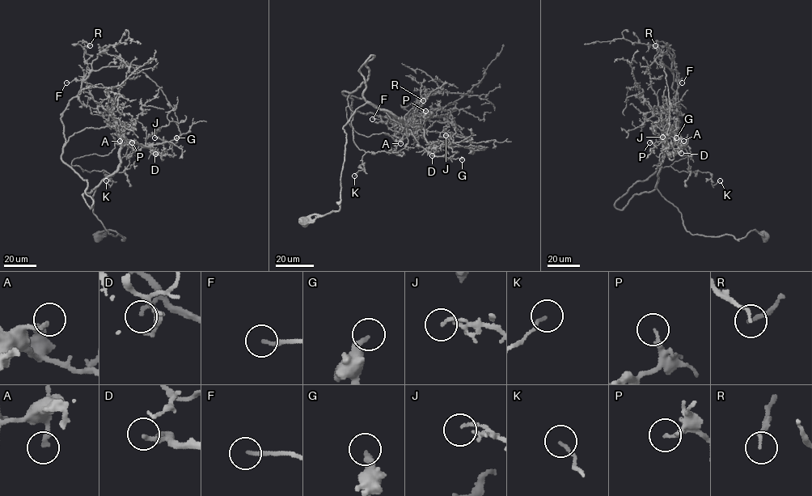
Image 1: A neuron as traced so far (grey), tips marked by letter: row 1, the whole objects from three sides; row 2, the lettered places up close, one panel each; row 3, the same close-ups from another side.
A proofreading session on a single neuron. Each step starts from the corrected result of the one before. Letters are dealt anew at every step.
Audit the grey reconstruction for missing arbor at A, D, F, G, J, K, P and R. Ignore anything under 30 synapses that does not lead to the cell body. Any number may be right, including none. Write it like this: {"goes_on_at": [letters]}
{"goes_on_at": []}

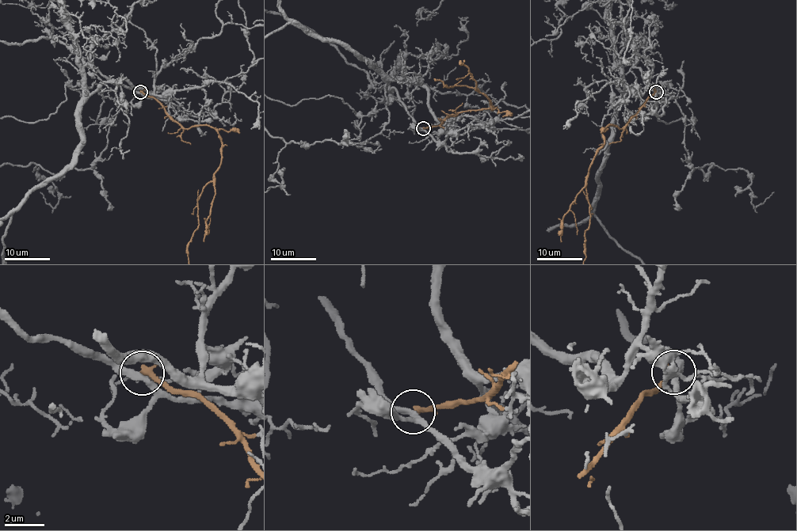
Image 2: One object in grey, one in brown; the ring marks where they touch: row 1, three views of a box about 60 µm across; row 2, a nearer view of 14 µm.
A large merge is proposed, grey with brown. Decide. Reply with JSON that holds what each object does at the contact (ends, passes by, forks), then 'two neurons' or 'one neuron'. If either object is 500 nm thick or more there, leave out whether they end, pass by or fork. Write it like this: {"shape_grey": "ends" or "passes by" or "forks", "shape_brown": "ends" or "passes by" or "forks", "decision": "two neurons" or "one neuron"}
{"shape_grey": "passes by", "shape_brown": "ends", "decision": "two neurons"}

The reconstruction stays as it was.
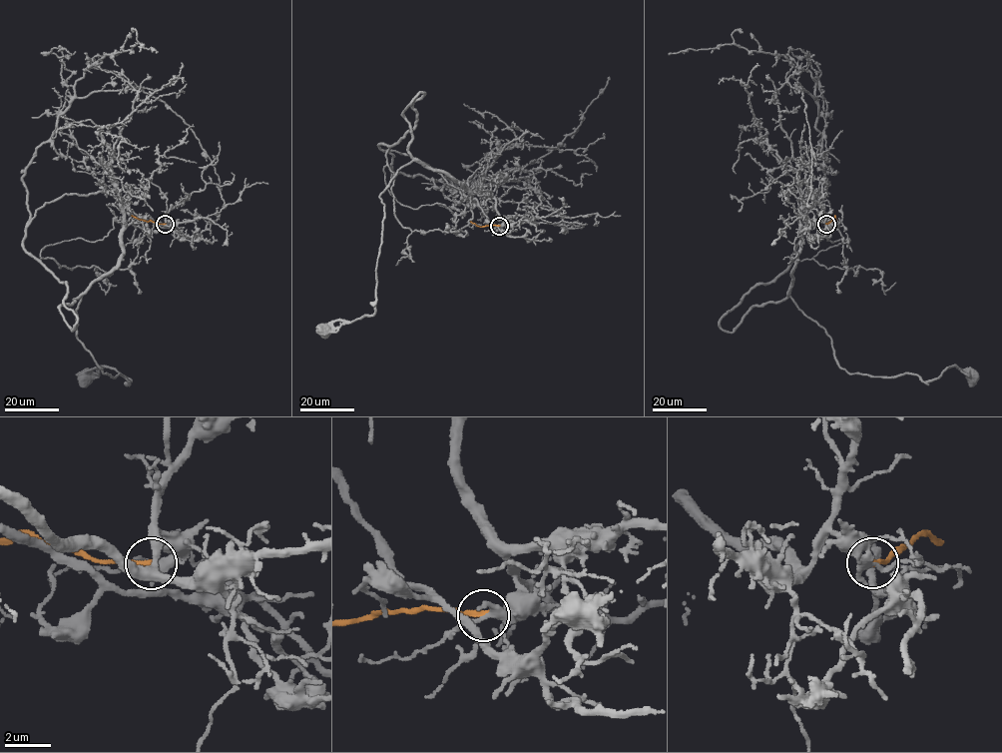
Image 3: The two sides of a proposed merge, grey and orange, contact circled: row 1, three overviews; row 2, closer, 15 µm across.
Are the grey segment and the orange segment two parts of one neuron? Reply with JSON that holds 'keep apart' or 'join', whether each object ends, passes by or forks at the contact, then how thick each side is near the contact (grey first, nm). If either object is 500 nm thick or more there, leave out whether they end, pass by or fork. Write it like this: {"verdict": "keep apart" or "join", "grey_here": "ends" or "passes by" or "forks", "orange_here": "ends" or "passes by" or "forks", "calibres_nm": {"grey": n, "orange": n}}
{"verdict": "keep apart", "grey_here": "forks", "orange_here": "ends", "calibres_nm": {"grey": 260, "orange": 240}}

